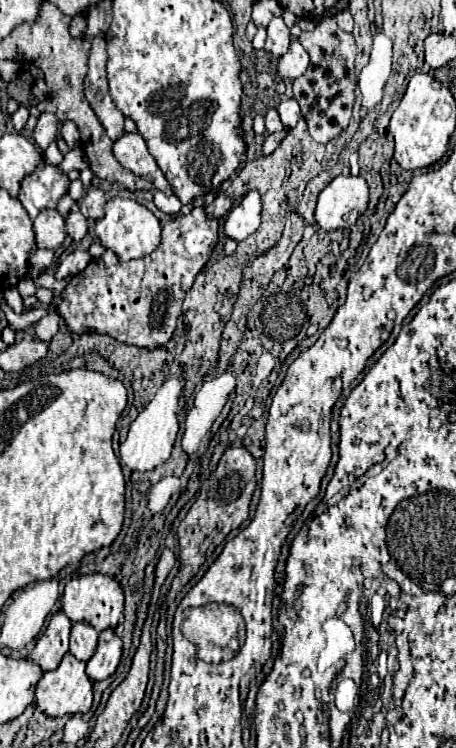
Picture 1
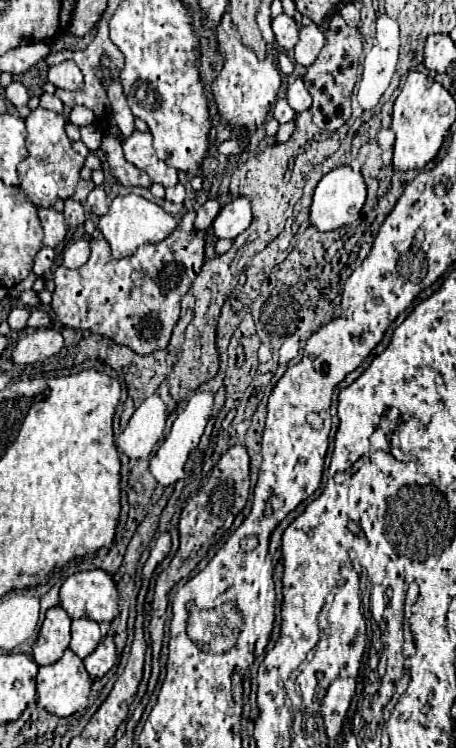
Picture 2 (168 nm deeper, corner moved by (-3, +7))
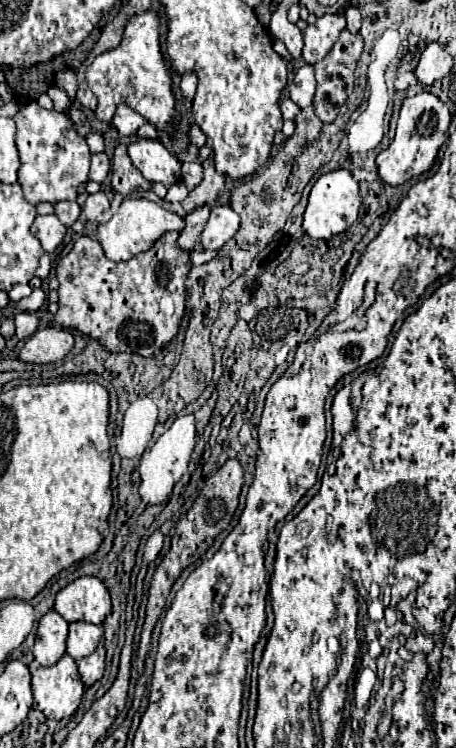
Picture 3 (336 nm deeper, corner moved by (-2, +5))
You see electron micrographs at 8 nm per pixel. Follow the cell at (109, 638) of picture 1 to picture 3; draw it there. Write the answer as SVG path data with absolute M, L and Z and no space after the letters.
M100 644L100 646L94 650L94 654L76 660L78 670L80 670L80 680L84 682L86 688L92 686L96 680L102 678L102 674L104 674L104 656L106 656L106 650L104 650L104 646Z

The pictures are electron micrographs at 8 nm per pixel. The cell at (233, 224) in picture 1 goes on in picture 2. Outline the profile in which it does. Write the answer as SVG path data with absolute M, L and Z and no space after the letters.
M239 196L221 208L219 216L213 222L213 232L217 238L237 238L241 232L249 228L251 220L251 198Z

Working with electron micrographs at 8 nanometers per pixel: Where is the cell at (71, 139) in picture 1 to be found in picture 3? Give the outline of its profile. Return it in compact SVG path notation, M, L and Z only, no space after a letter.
M144 12L140 16L132 16L124 26L124 36L118 48L108 50L87 67L85 79L98 98L95 116L102 122L110 122L118 104L128 104L136 112L140 112L150 124L158 130L170 132L170 122L178 118L174 110L174 94L172 80L164 66L164 56L160 52L160 30L158 30L158 14Z

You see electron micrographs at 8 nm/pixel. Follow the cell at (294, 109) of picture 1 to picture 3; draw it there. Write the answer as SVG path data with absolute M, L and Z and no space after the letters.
M304 64L298 68L298 72L294 74L292 84L288 86L290 90L290 98L300 106L306 108L312 104L314 92L316 92L316 80L314 80L314 66L312 64Z

